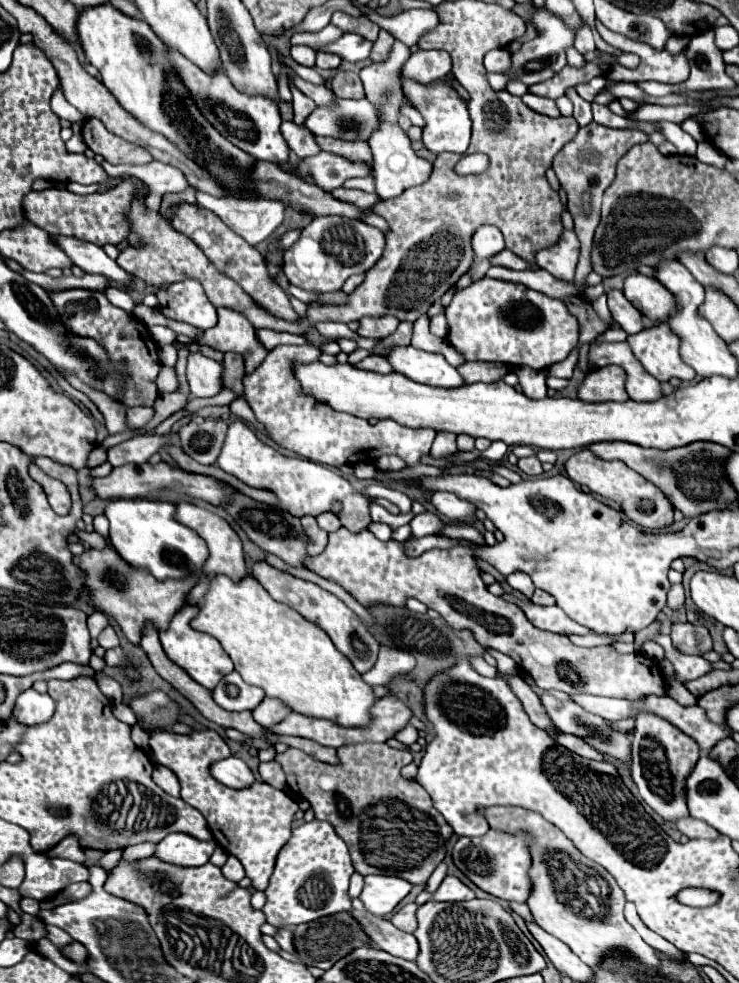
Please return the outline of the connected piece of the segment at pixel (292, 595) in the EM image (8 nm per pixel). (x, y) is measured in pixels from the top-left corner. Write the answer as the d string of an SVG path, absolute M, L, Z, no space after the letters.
M261 561L261 563L255 563L253 565L253 577L265 587L265 591L277 599L279 603L285 603L287 607L291 607L293 611L297 611L299 615L303 615L307 621L315 623L317 627L321 627L333 641L333 645L345 655L349 657L351 665L363 675L367 673L375 661L377 661L377 653L379 653L379 645L377 641L373 639L373 635L363 627L361 619L341 601L337 599L333 593L321 589L319 585L315 583L309 583L309 581L303 581L303 579L297 579L289 573L283 573L283 571L277 571L275 567L271 567L269 563Z

